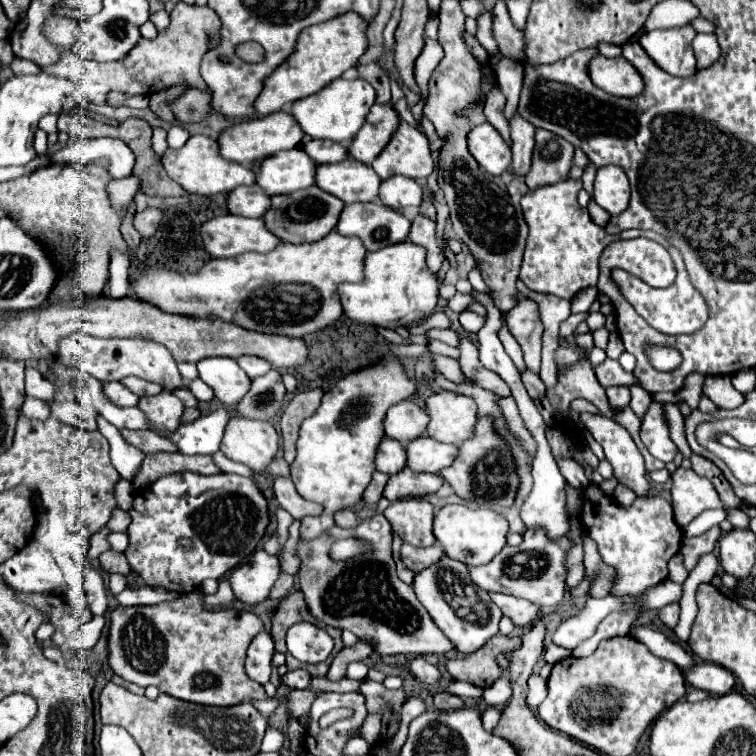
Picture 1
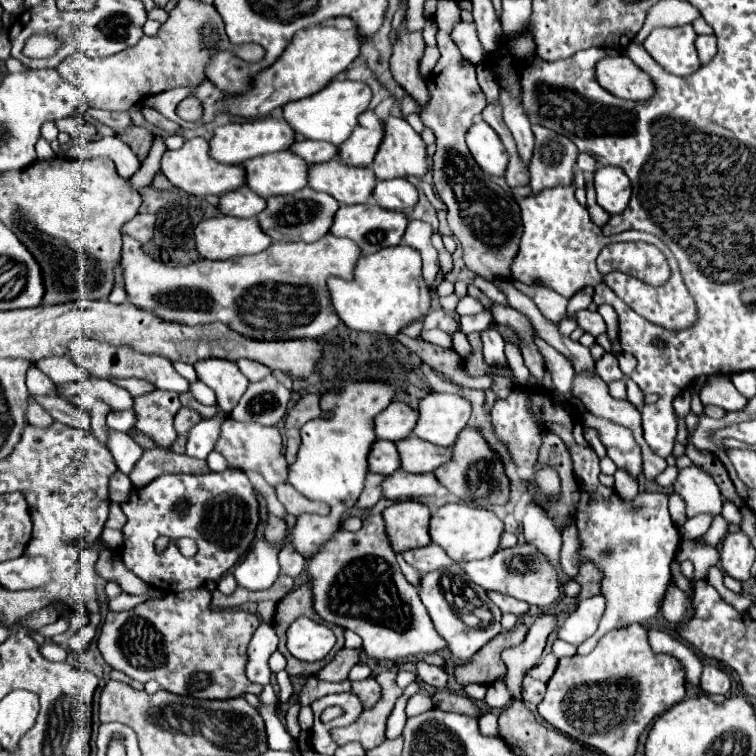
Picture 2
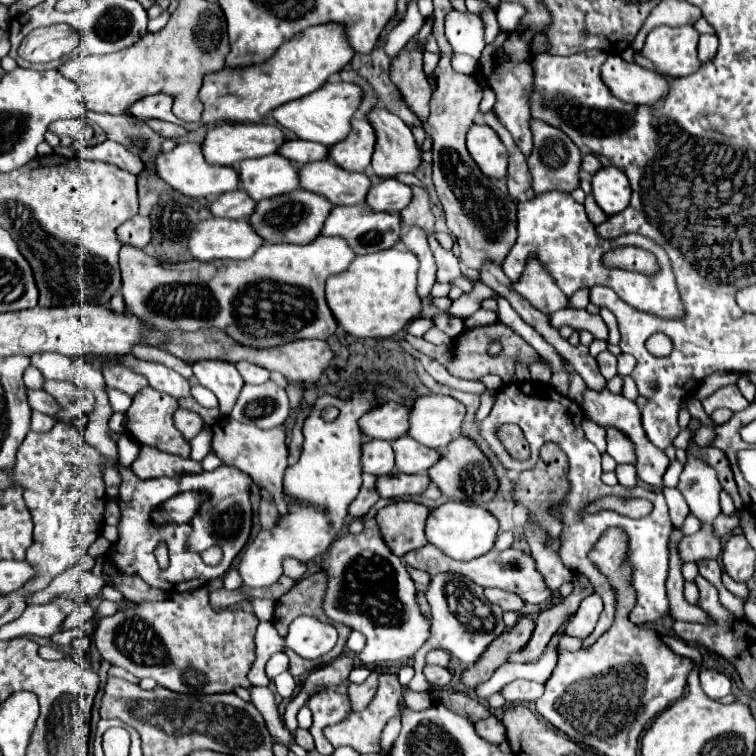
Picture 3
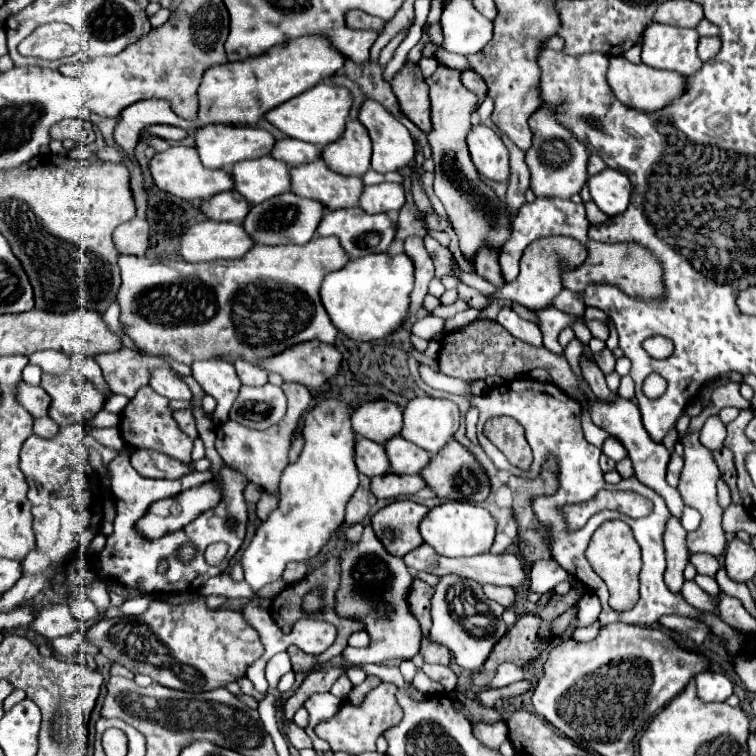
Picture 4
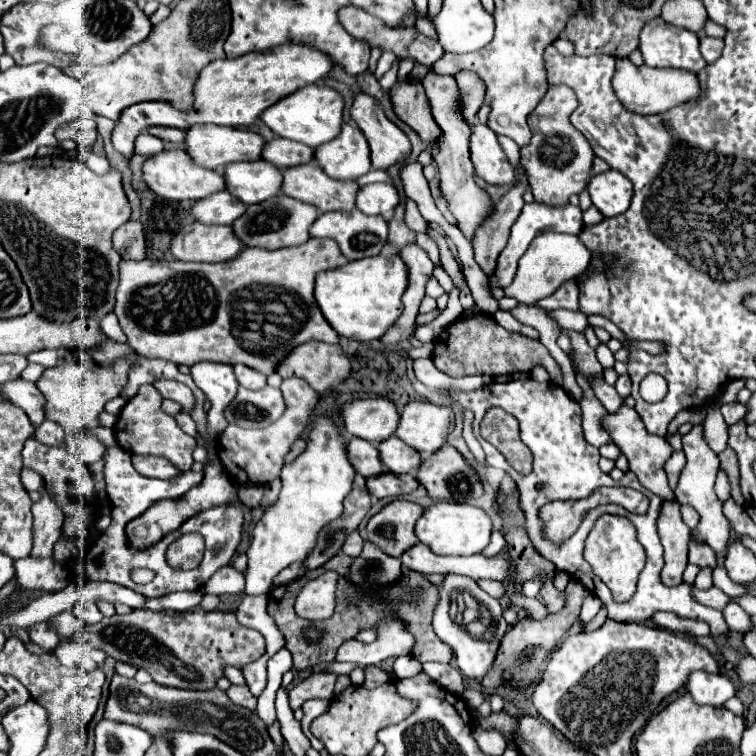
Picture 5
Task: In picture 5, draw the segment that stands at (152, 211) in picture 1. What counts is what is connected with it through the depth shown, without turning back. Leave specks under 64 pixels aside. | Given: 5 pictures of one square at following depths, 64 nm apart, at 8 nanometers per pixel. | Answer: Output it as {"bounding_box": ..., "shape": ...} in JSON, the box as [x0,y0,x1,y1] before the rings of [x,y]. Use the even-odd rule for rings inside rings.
{"bounding_box":[112,220,146,260],"shape":[[[130,220],[118,230],[114,230],[112,236],[114,250],[124,260],[144,260],[146,256],[146,238],[144,238],[144,226],[138,220]]]}

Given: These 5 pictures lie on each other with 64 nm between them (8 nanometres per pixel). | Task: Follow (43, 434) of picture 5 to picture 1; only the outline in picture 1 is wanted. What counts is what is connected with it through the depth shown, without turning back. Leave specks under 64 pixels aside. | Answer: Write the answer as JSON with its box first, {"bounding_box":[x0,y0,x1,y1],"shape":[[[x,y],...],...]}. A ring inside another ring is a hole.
{"bounding_box":[20,396,50,418],"shape":[[[26,396],[24,404],[22,404],[22,410],[20,410],[24,416],[30,416],[30,418],[48,418],[50,416],[50,404],[44,402],[44,400],[38,400],[38,398],[32,398],[32,396]]]}

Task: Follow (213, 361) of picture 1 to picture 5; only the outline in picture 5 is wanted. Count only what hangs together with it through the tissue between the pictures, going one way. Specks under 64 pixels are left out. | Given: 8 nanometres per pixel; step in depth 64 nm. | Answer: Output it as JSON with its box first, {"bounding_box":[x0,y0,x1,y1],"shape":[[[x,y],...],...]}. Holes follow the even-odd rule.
{"bounding_box":[190,362,238,447],"shape":[[[198,362],[192,366],[190,374],[196,386],[212,402],[211,409],[207,412],[207,437],[198,436],[197,443],[204,447],[210,443],[211,446],[216,447],[220,432],[228,426],[224,418],[224,410],[236,396],[238,380],[230,364],[216,364],[216,362]]]}

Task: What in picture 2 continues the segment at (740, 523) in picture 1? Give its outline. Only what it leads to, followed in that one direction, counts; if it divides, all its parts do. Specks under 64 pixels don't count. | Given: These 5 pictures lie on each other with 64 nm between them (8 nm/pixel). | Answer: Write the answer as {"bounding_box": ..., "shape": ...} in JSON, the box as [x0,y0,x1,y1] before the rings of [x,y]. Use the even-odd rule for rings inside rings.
{"bounding_box":[722,500,742,526],"shape":[[[724,500],[722,516],[724,516],[724,520],[726,520],[726,522],[736,524],[736,526],[740,526],[740,522],[742,522],[742,514],[740,514],[740,510],[738,510],[732,502],[728,502],[728,500]]]}

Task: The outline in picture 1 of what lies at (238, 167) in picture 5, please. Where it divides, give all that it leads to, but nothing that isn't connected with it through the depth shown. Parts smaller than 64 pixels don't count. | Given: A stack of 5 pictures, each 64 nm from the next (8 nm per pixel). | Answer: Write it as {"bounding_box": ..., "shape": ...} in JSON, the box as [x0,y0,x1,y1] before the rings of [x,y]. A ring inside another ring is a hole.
{"bounding_box":[252,148,318,196],"shape":[[[302,148],[278,152],[276,156],[260,160],[252,166],[256,172],[256,184],[260,184],[268,196],[292,194],[314,186],[316,168],[318,164]]]}

